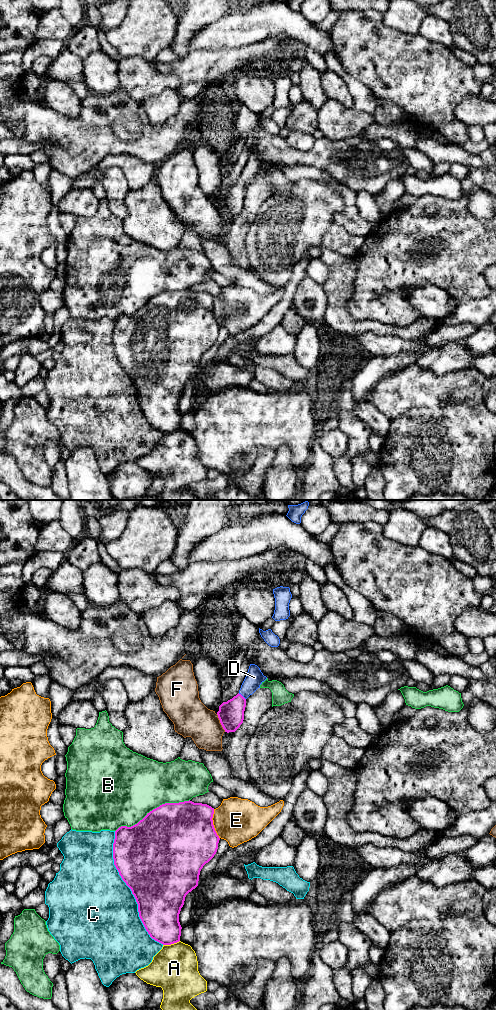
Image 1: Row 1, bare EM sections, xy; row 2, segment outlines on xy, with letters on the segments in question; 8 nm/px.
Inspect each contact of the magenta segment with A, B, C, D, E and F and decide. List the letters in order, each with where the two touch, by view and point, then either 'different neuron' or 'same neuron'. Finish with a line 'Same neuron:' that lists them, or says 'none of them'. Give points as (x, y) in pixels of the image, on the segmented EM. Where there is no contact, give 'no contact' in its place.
A: meets magenta in xy at (171, 943); different neuron
B: meets magenta in xy at (153, 809); different neuron
C: meets magenta in xy at (131, 890); different neuron
D: meets magenta in xy at (242, 696); same neuron
E: meets magenta in xy at (212, 824); different neuron
F: meets magenta in xy at (220, 722); different neuron
Same neuron: D

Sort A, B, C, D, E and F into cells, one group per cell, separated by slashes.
A / B / C / D / E / F

